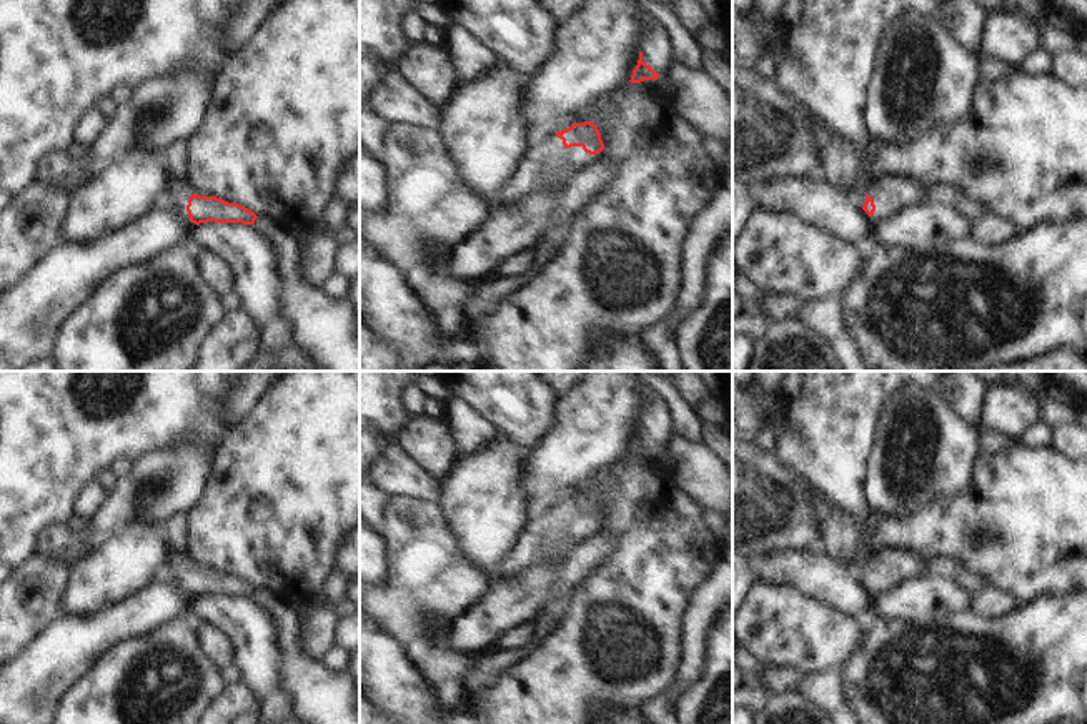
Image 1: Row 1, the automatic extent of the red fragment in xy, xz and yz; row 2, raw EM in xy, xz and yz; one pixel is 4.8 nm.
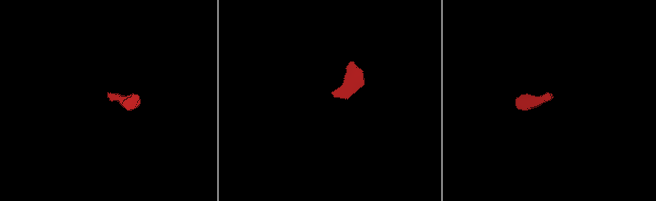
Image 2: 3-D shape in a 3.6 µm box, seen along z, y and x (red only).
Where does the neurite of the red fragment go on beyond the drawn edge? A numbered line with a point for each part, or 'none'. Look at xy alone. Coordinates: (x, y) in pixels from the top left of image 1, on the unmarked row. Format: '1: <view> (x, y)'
1: xy (180, 565)

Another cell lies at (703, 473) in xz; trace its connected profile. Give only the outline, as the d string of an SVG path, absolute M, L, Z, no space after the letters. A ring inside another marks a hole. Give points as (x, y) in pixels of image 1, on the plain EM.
M679 434L664 448L682 488L704 509L726 519L732 516L732 471L702 441L694 443Z

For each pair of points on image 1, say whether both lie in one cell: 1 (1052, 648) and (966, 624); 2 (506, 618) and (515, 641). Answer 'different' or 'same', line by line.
1: same
2: different

